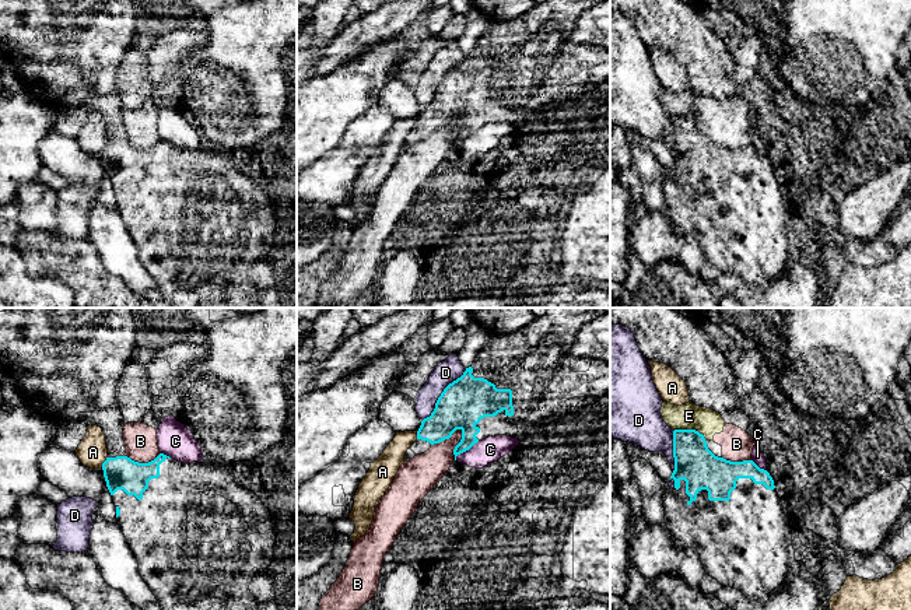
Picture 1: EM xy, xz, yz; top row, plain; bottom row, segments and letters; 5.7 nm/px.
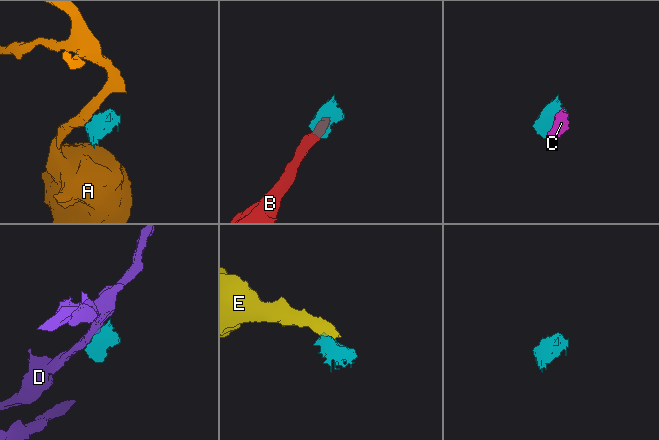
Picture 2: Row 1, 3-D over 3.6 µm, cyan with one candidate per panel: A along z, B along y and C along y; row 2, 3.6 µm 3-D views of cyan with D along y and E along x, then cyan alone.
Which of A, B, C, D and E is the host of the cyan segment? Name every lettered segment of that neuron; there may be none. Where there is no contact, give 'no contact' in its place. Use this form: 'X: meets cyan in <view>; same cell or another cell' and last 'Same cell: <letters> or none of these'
A: meets cyan in xy; another cell
B: meets cyan in xz; another cell
C: meets cyan in xz; another cell
D: meets cyan in xz; another cell
E: meets cyan in yz; another cell
Same cell: none of these

